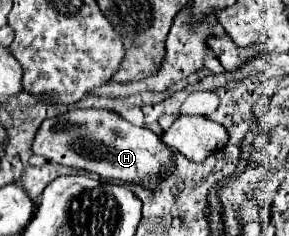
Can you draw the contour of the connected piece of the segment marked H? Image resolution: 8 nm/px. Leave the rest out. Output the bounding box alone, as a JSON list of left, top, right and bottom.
[31,109,177,191]

